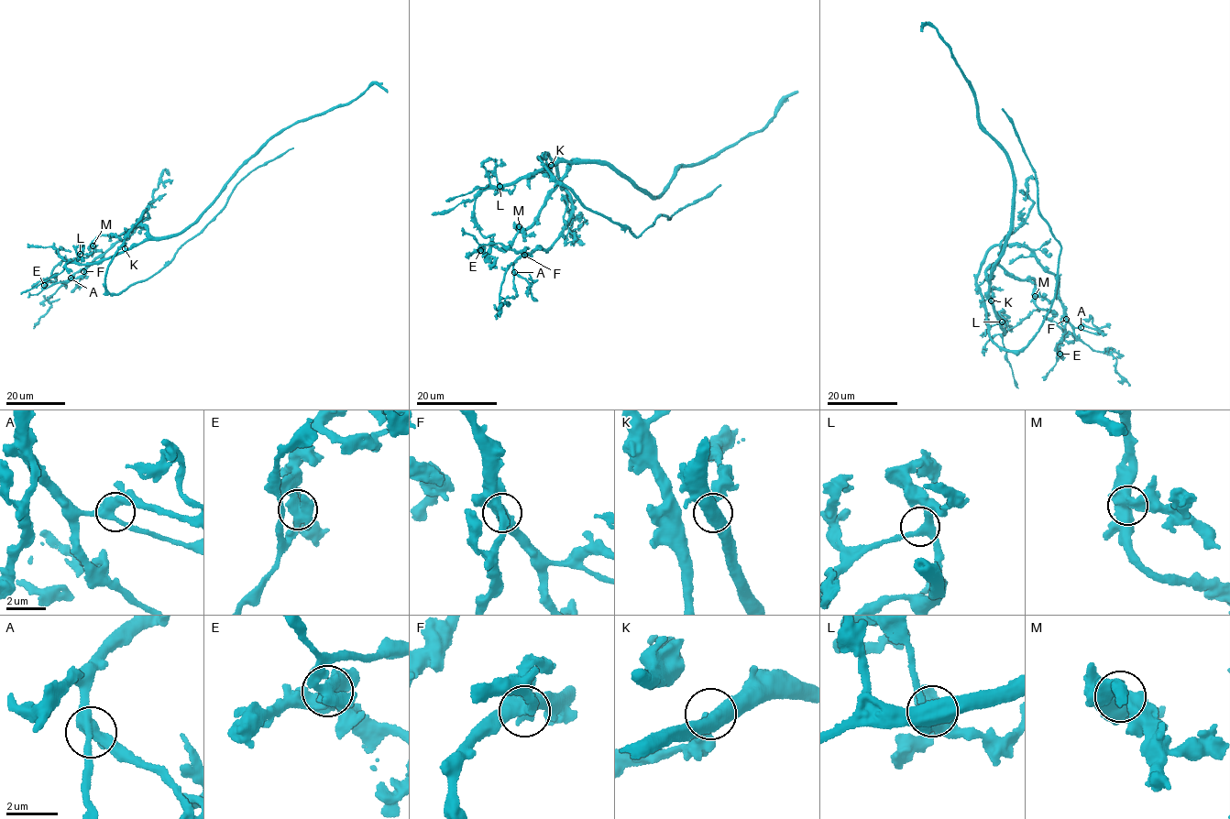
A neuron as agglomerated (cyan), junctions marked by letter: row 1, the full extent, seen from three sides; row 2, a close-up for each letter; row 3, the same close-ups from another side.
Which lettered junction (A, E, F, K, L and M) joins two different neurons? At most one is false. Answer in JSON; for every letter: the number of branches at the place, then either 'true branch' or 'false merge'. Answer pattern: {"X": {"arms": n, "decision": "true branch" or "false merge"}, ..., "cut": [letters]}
{"A": {"arms": 3, "decision": "true branch"}, "E": {"arms": 3, "decision": "false merge"}, "F": {"arms": 3, "decision": "true branch"}, "K": {"arms": 3, "decision": "true branch"}, "L": {"arms": 3, "decision": "true branch"}, "M": {"arms": 3, "decision": "true branch"}, "cut": ["E"]}

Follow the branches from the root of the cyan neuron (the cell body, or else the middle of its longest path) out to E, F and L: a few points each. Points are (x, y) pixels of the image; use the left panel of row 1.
E: (141, 214), (146, 212), (141, 222), (122, 234), (113, 237), (99, 235), (87, 256), (60, 263), (44, 285)
F: (141, 214), (144, 211), (148, 216), (125, 239), (117, 241), (83, 271)
L: (141, 214), (146, 212), (141, 220), (146, 229), (145, 239), (96, 262), (79, 263), (77, 257), (80, 254)

